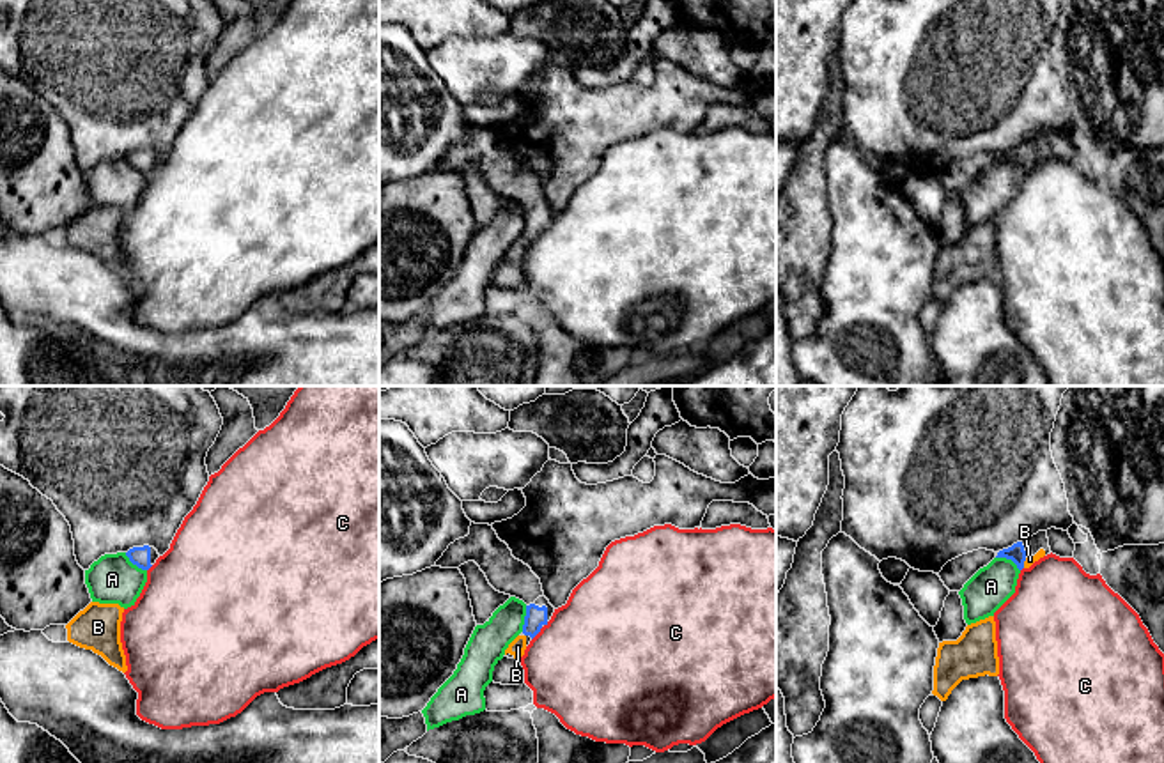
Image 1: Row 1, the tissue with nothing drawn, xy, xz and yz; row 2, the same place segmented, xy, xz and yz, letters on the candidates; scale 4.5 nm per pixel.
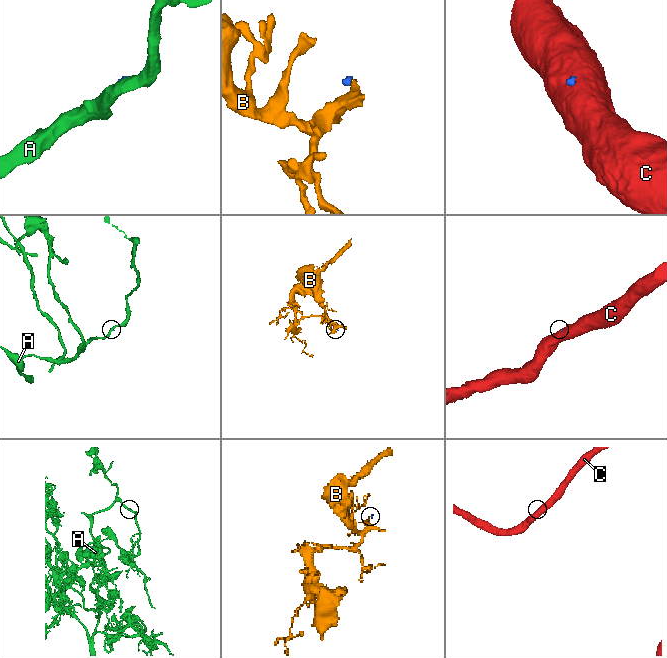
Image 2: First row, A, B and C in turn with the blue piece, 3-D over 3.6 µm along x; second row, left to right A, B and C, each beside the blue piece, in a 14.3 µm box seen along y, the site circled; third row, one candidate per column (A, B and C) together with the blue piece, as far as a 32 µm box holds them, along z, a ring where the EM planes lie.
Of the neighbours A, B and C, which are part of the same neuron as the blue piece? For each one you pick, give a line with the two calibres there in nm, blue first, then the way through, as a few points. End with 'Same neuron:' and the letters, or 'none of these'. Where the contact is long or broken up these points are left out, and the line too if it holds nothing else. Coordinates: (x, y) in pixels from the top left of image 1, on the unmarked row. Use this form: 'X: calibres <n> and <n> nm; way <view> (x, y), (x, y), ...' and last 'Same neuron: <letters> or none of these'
B: calibres 80 and 50 nm; way yz (1016, 156), (1023, 167), (1030, 163)
Same neuron: B

